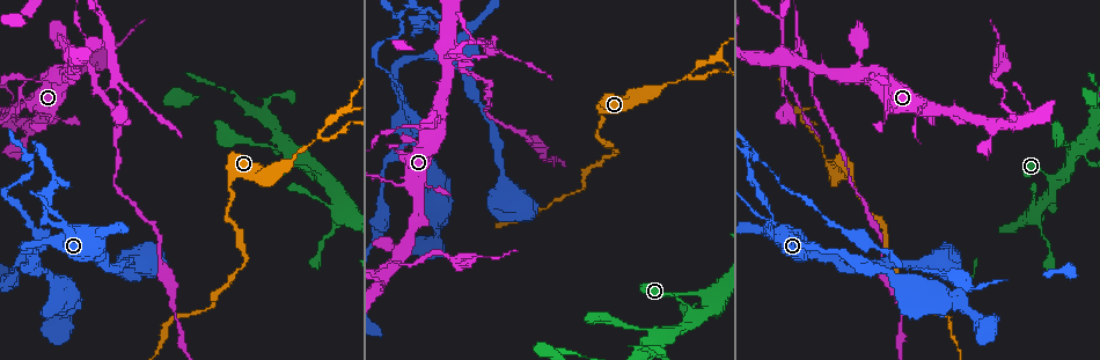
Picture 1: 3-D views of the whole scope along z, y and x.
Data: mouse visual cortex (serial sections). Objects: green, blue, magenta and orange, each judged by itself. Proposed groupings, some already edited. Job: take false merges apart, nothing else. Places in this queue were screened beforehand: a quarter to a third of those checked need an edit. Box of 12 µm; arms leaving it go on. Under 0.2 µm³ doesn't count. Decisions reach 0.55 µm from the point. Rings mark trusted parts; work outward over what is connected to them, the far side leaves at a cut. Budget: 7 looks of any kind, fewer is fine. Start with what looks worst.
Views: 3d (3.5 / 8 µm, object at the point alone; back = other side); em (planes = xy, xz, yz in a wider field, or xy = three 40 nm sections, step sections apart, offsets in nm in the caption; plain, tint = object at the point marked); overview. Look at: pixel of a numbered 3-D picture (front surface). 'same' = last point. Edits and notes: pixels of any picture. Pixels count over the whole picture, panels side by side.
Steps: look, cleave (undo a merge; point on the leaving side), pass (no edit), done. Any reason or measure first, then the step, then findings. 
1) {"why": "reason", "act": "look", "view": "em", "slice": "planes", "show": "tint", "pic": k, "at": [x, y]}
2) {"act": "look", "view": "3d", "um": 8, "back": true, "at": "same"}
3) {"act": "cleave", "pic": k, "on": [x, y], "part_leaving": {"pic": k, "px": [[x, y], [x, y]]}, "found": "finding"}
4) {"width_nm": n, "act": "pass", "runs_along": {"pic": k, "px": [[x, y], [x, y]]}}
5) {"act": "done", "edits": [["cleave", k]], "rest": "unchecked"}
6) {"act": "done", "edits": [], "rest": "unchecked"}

{"act": "look", "view": "3d", "um": 3.5, "pic": 1, "at": [817, 138]}

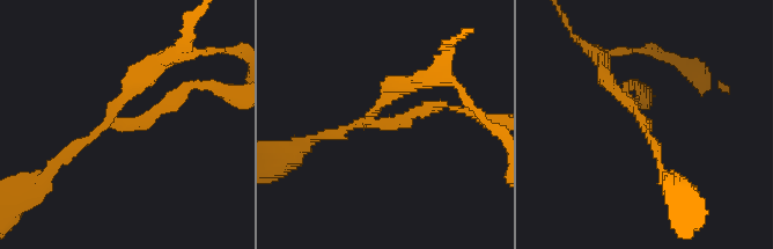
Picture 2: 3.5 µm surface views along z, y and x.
{"arms": 3, "arm_widths_nm": [150, 150, 200], "act": "look", "view": "em", "slice": "xy", "step": 5, "show": "tint", "pic": 2, "at": [103, 124]}

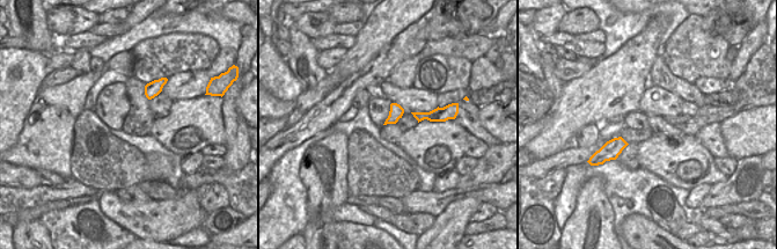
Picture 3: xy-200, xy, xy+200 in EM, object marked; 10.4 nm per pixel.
{"act": "cleave", "pic": 2, "on": [417, 110], "part_leaving": {"pic": 2, "px": [[374, 124], [431, 105], [473, 115]]}, "found": "two cells meet here"}

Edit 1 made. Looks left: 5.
{"act": "look", "view": "overview"}

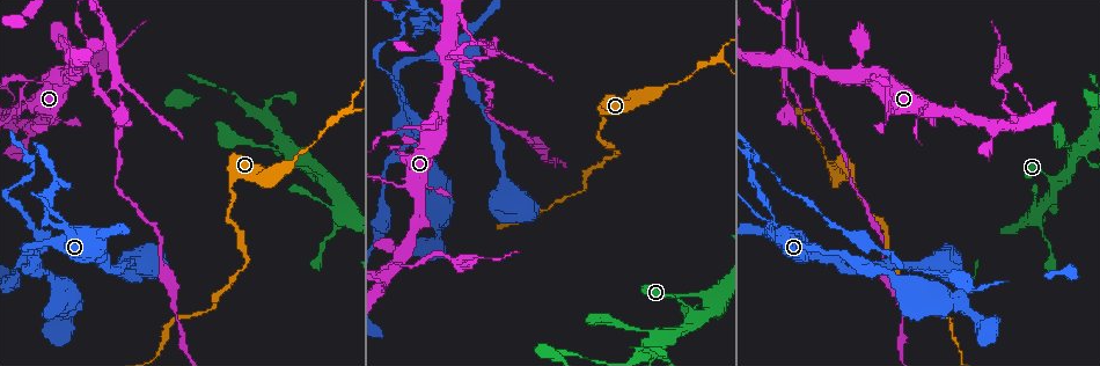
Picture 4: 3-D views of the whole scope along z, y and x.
{"why": "branch point", "act": "look", "view": "3d", "um": 8, "pic": 4, "at": [435, 30]}

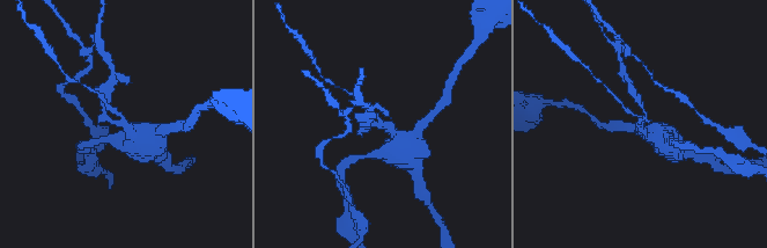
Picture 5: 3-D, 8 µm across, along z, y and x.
{"arms": 3, "arm_widths_nm": [150, 150, 450], "why": "now the EM", "act": "look", "view": "em", "slice": "xy", "step": 1, "show": "tint", "pic": 5, "at": [639, 124]}

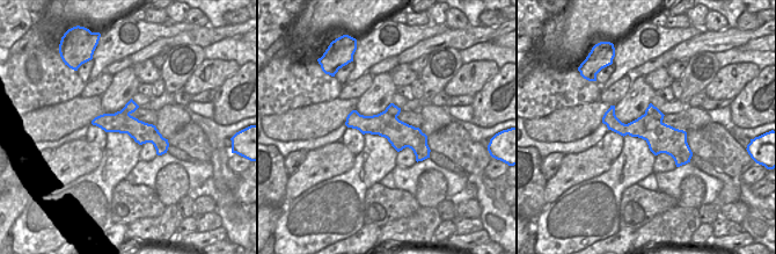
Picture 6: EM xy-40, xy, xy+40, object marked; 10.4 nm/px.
{"act": "cleave", "pic": 5, "on": [104, 117], "part_leaving": {"pic": 5, "px": [[138, 135], [108, 121], [105, 110]]}, "found": "a second cell is stuck on"}

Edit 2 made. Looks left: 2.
{"act": "done", "edits": [["cleave", 2], ["cleave", 5]], "rest": "unchecked"}

